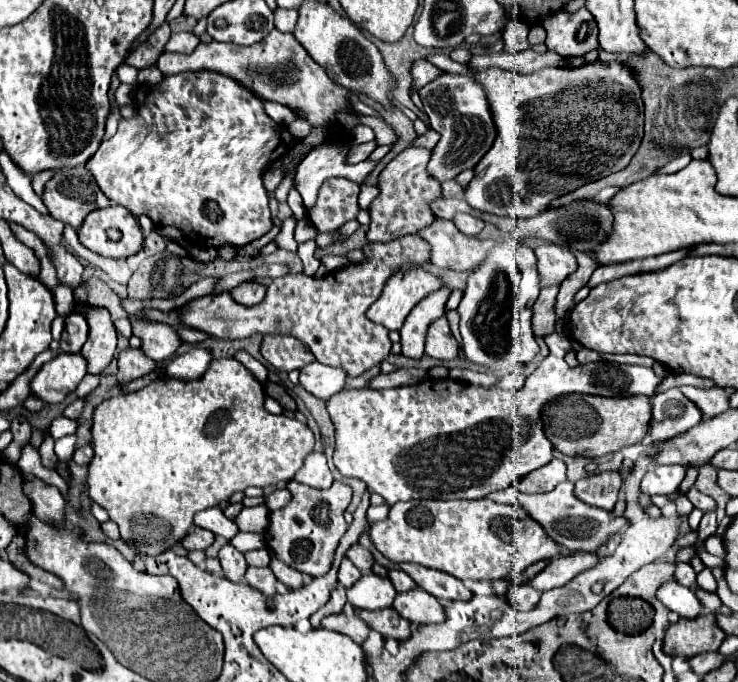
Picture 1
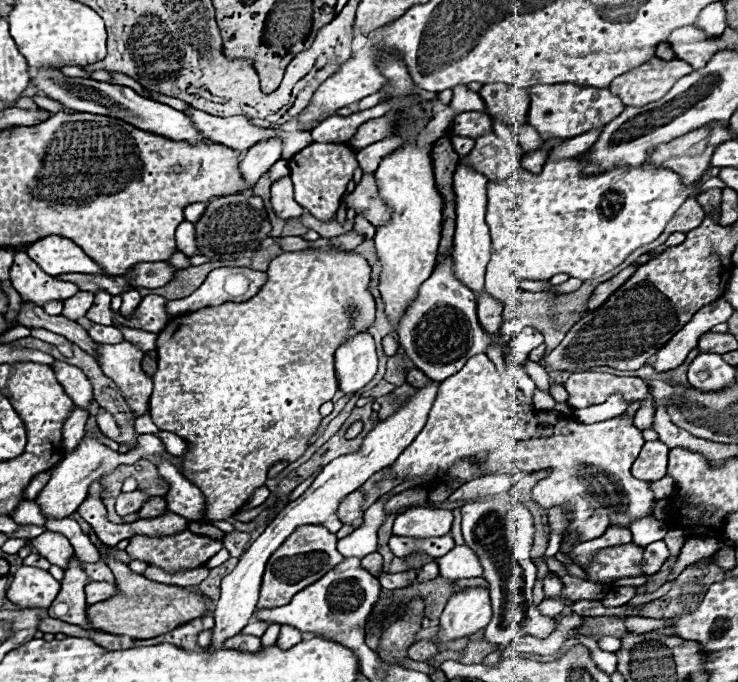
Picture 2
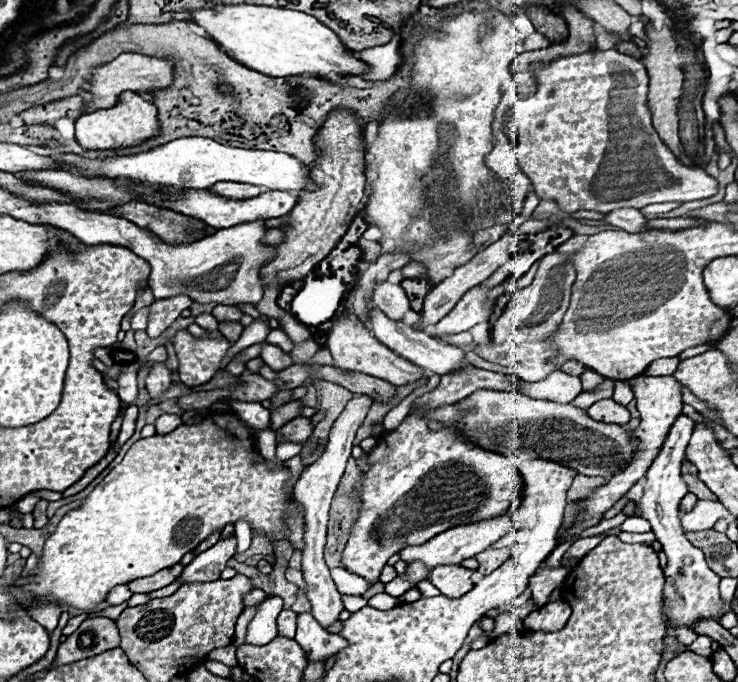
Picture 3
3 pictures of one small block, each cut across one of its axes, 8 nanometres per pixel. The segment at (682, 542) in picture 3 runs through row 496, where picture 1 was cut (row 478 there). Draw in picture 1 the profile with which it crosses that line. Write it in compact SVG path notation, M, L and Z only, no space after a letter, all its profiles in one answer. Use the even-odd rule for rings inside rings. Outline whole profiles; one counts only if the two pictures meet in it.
M652 466L644 474L640 482L640 490L650 496L652 494L670 496L678 490L684 474L686 474L684 466Z

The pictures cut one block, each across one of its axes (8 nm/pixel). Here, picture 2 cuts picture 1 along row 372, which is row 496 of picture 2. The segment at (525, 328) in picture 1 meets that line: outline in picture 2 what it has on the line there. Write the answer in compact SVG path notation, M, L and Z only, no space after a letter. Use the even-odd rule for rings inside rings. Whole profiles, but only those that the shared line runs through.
M500 494L480 502L468 502L460 508L460 512L464 542L480 558L484 578L490 582L490 600L494 616L484 630L486 642L510 646L520 636L550 636L554 632L554 620L542 616L538 606L534 606L532 602L532 586L536 582L536 566L530 560L534 524L526 506L522 502L510 500L508 494ZM530 606L534 606L534 622L526 622Z

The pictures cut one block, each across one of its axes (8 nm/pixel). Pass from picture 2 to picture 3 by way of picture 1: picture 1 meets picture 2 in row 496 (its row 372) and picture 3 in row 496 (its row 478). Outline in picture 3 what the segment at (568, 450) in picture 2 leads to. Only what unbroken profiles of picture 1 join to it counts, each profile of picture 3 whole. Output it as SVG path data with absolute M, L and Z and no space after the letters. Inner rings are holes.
M448 404L428 414L410 414L396 430L388 432L386 436L380 436L378 444L370 452L372 466L368 472L362 474L362 486L358 490L358 496L362 500L360 518L356 520L350 540L342 552L342 562L348 572L364 576L370 584L376 584L384 564L398 550L406 546L424 544L434 538L434 534L440 534L450 526L460 526L462 522L478 522L480 518L494 518L518 506L522 482L516 458L486 452L448 430L428 430L430 420L456 422L456 418L462 418L462 412L456 404Z

